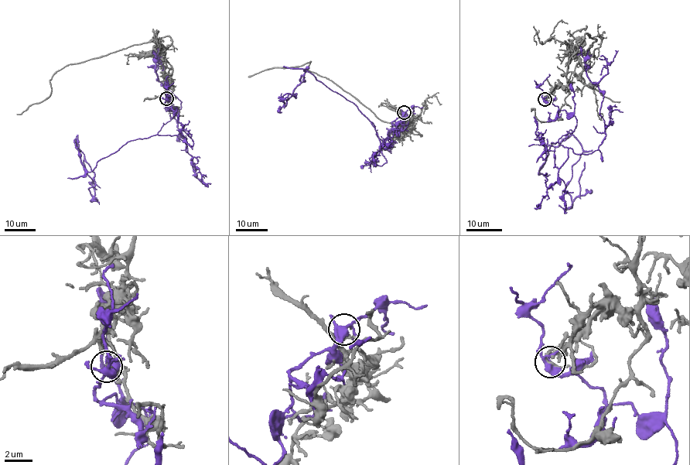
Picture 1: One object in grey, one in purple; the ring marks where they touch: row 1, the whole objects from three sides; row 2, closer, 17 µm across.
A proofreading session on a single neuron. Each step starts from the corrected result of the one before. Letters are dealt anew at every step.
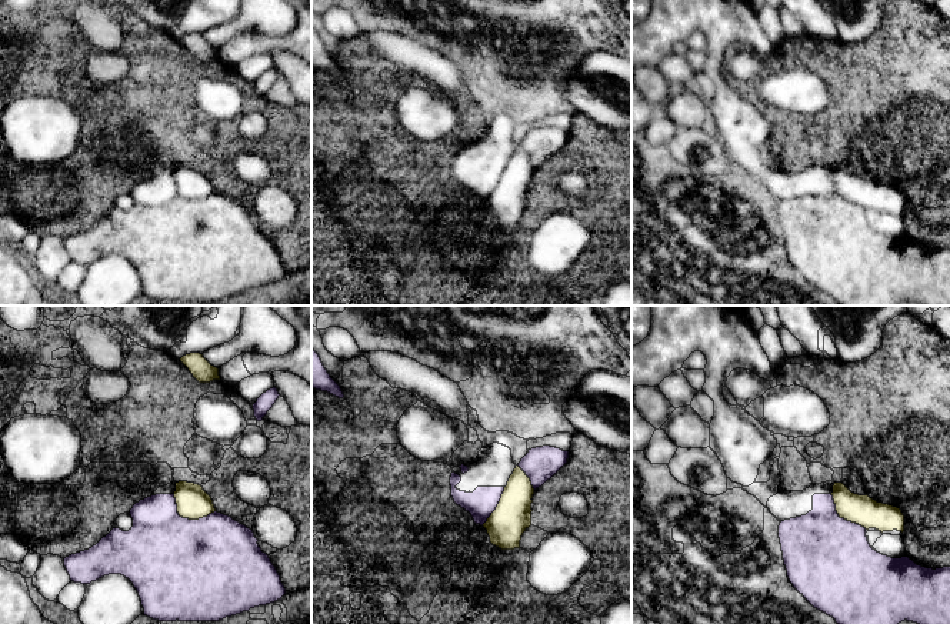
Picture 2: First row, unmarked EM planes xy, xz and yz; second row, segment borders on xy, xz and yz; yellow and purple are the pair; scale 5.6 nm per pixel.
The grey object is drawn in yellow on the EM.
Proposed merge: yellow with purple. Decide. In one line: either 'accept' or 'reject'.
reject

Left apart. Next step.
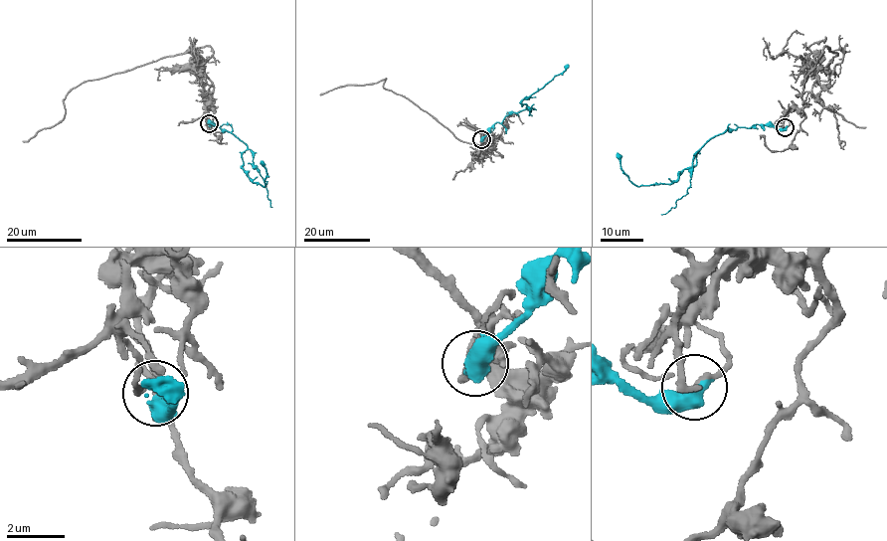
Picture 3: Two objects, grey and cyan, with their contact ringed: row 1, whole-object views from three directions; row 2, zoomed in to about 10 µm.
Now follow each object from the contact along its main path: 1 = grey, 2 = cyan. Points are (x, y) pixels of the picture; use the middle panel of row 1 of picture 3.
1: (482, 139), (485, 149), (493, 146), (503, 156), (460, 140), (408, 98), (383, 87), (386, 79), (319, 94)
2: (482, 139), (495, 123), (500, 123), (513, 112), (529, 108), (525, 104), (521, 105), (524, 98), (567, 65)

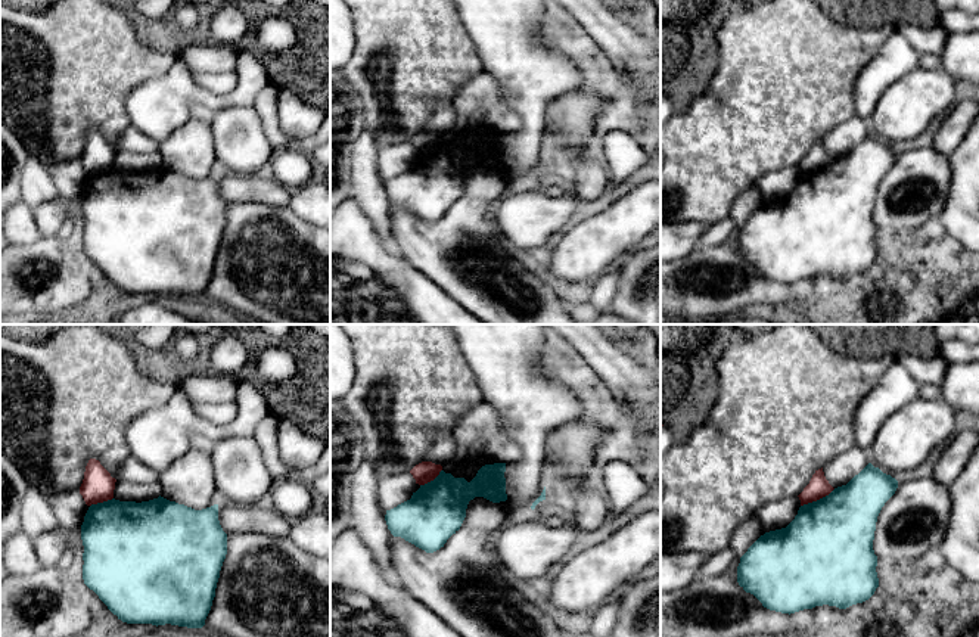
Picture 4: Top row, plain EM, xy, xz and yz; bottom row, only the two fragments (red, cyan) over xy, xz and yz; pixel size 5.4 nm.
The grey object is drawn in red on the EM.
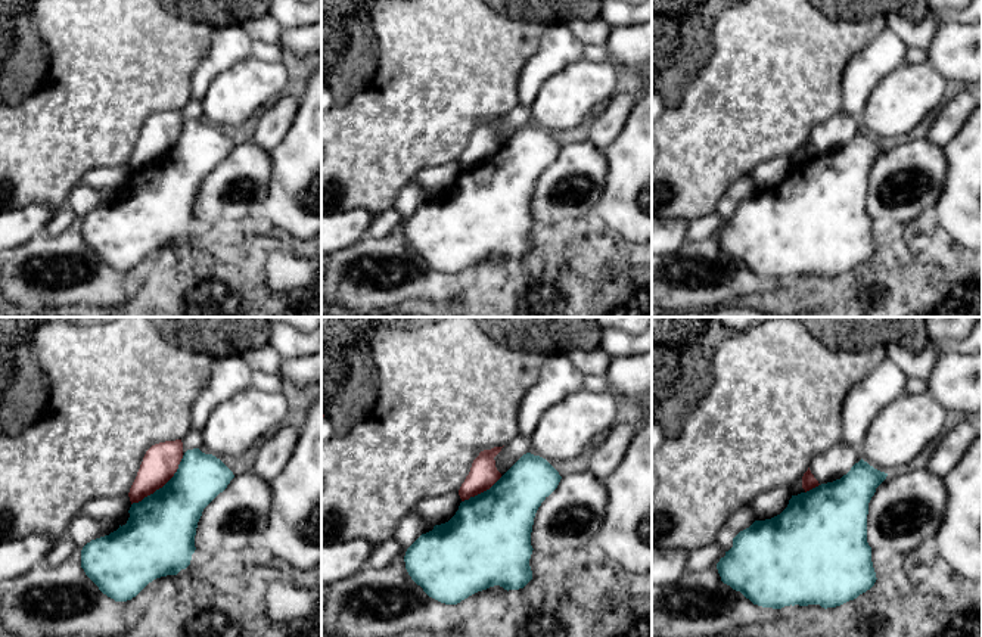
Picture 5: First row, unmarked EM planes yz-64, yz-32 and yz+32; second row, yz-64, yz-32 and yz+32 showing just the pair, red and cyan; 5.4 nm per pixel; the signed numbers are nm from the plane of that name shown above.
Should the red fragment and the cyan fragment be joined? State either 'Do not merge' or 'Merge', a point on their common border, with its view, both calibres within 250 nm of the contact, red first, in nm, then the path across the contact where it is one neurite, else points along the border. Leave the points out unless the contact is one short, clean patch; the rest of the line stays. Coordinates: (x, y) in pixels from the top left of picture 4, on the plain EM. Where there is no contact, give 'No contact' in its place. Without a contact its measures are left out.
Do not merge. Touches red at yz (817, 168). Thickness 120 nm (red) against 480 nm

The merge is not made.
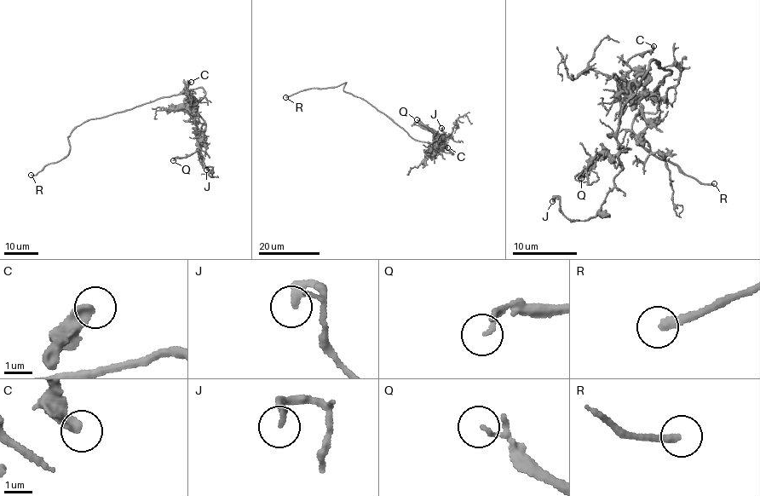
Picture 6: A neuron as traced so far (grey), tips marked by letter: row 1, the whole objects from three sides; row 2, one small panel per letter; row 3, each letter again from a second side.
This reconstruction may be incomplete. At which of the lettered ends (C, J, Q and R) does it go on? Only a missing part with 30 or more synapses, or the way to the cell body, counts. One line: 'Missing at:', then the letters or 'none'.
Missing at: R

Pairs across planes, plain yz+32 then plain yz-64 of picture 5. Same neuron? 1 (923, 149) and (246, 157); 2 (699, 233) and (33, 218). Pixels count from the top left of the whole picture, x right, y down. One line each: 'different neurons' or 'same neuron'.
1: same neuron
2: different neurons

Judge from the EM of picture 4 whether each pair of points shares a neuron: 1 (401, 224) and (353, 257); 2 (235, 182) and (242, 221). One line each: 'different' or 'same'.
1: different
2: different

